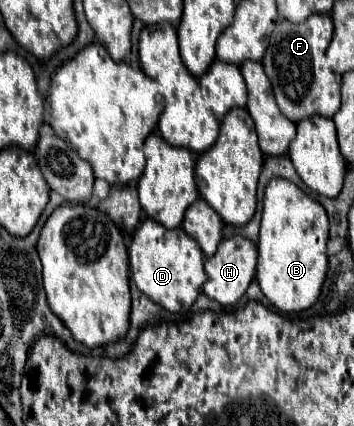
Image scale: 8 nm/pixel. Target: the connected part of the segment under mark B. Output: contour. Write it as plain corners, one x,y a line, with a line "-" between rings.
272,179
264,195
264,211
258,241
256,279
262,293
280,311
294,313
312,307
326,277
328,257
328,215
326,209
310,199
288,179

